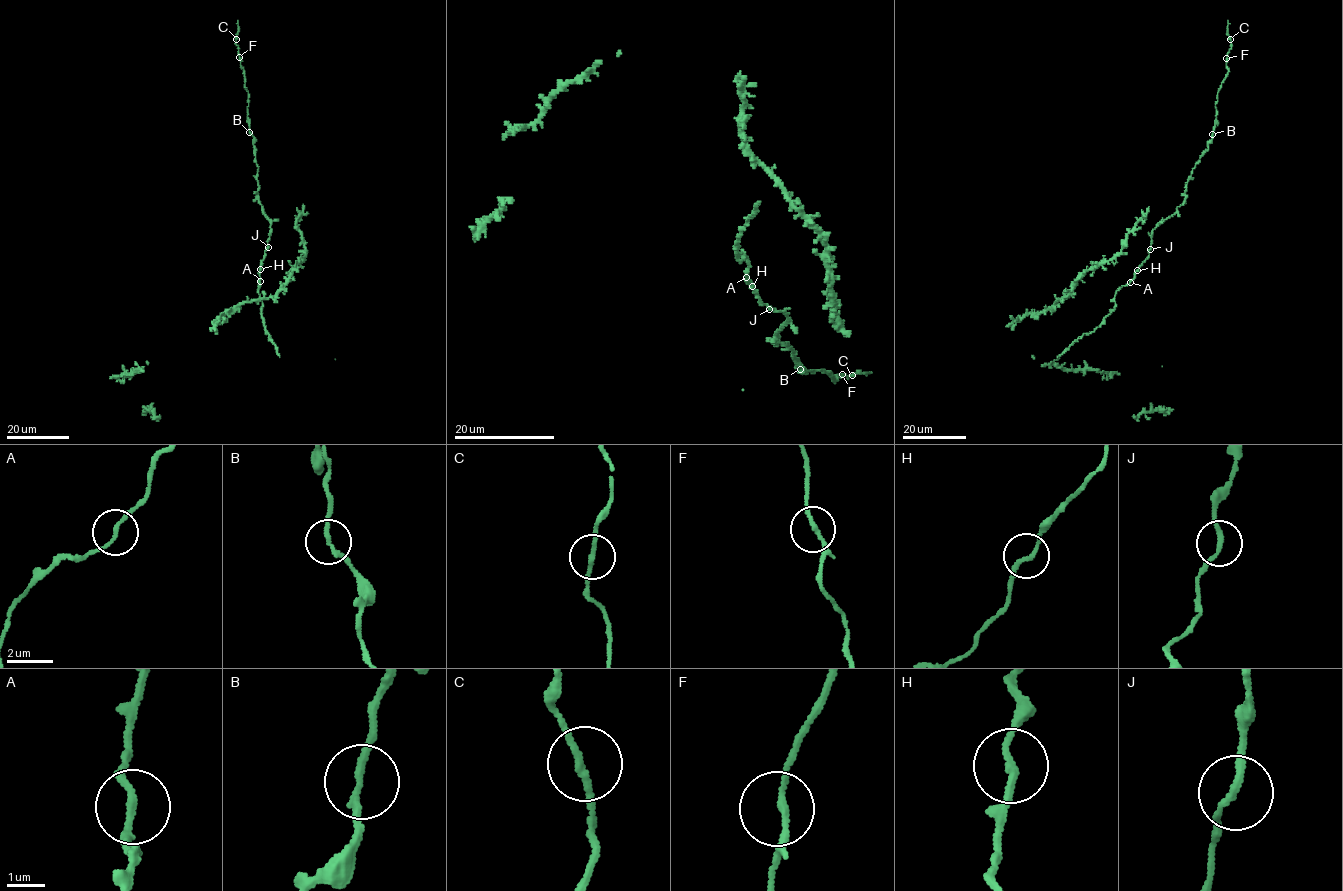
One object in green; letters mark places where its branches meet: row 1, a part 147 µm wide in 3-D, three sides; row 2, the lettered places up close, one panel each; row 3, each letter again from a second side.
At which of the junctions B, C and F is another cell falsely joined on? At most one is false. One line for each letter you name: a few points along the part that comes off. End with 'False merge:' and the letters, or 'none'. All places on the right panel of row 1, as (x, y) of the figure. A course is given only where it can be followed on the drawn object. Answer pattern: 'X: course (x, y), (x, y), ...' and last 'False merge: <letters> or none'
False merge: none

